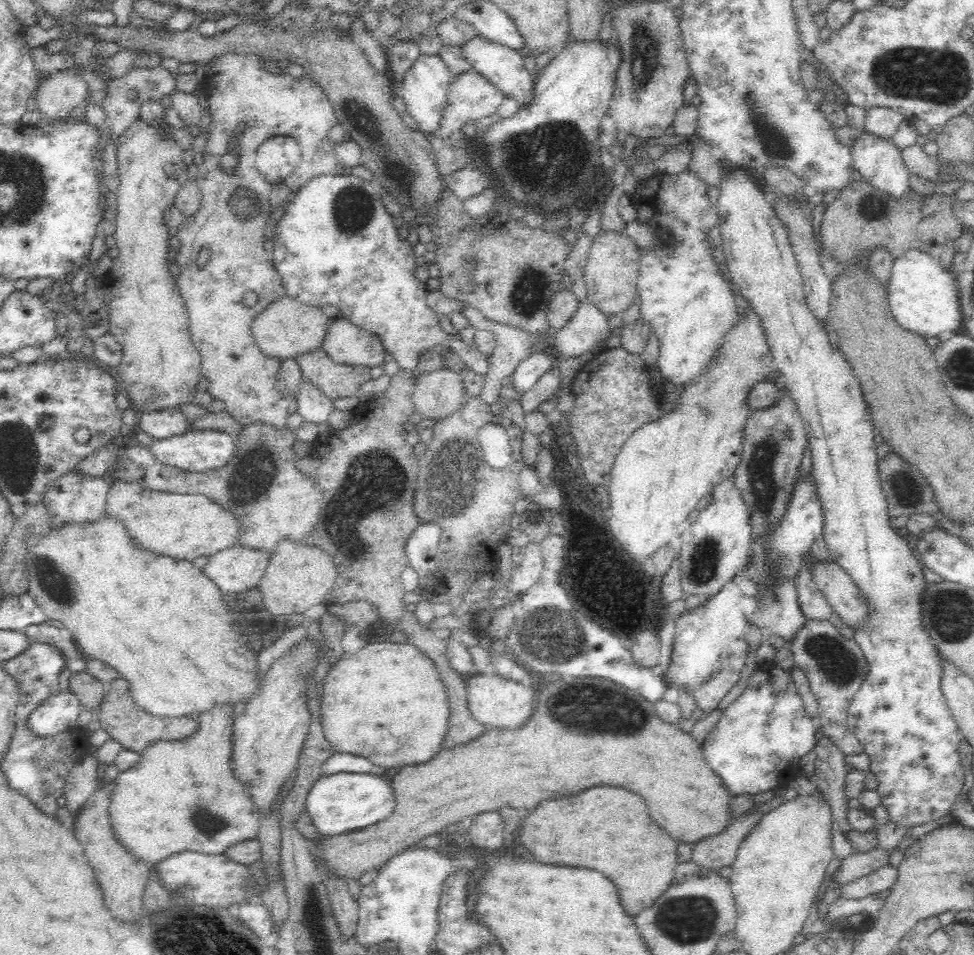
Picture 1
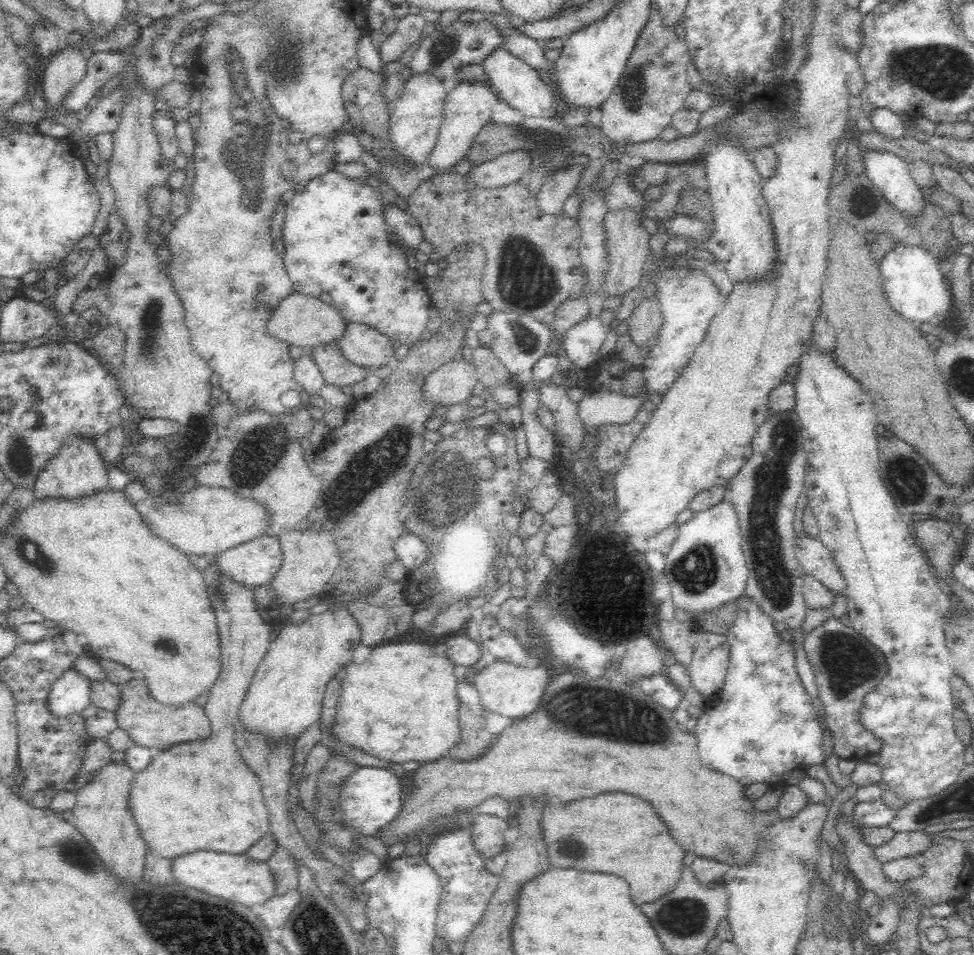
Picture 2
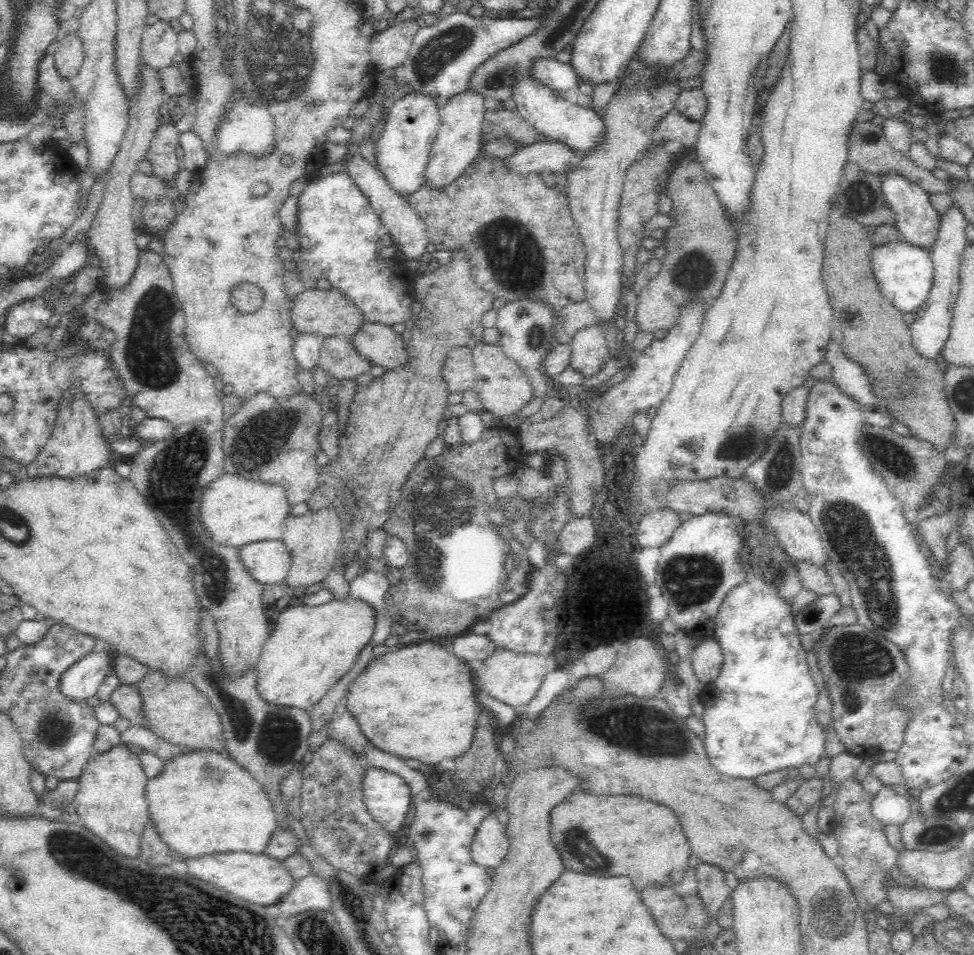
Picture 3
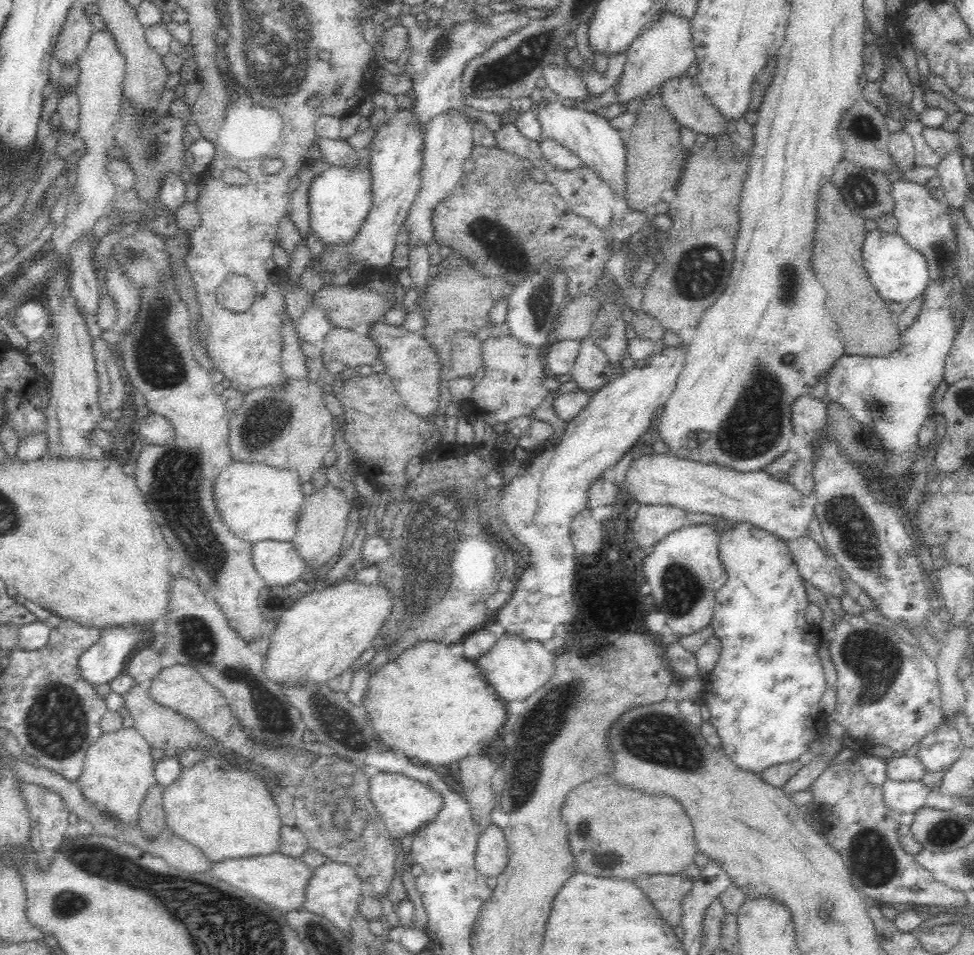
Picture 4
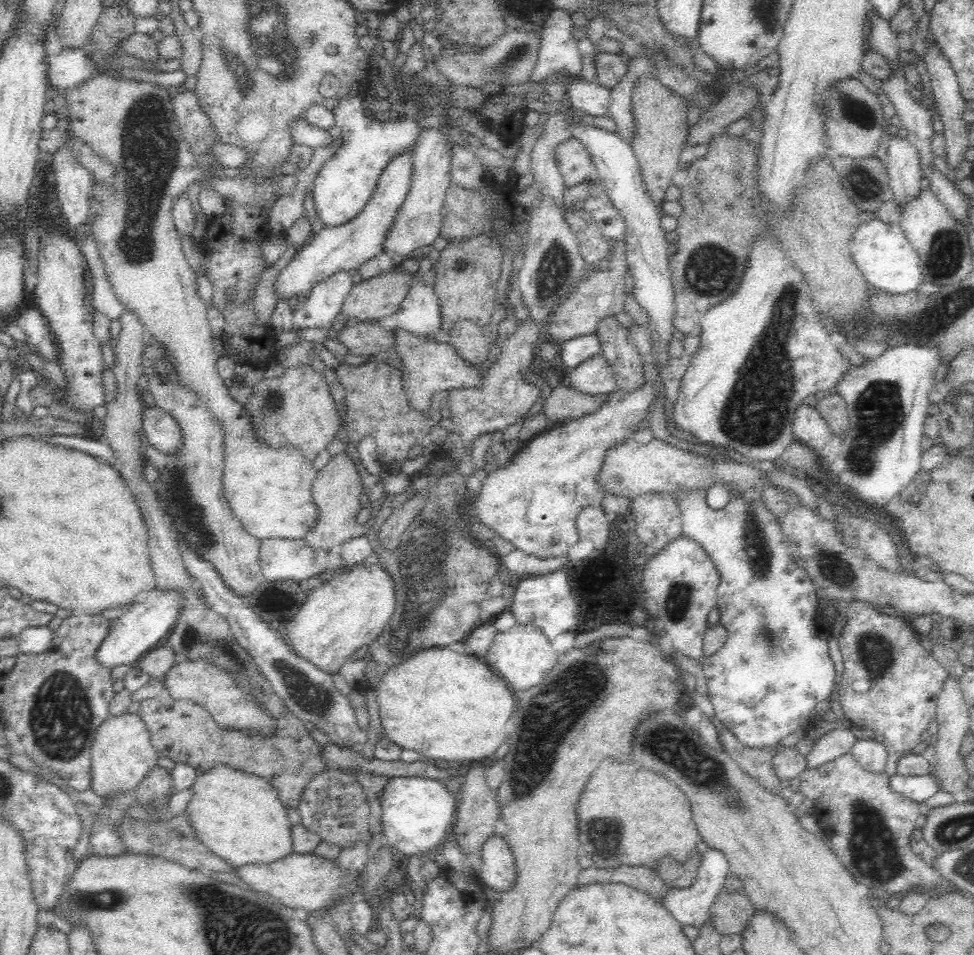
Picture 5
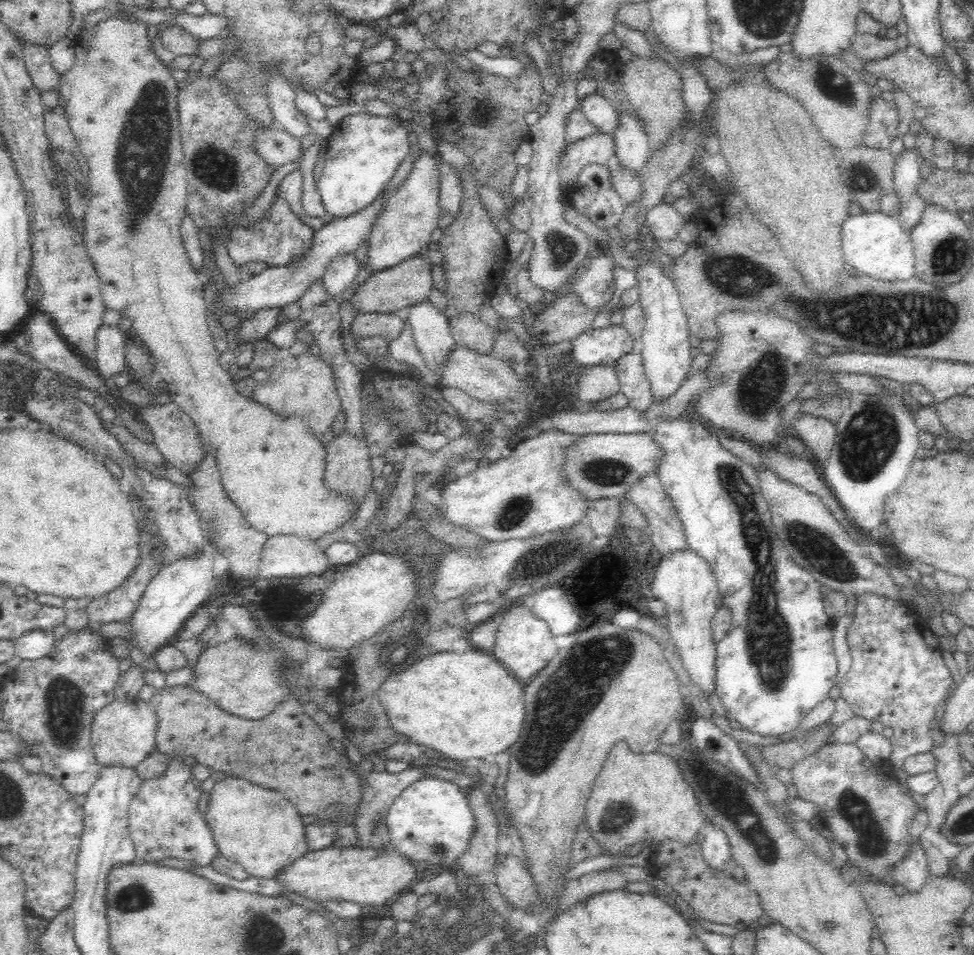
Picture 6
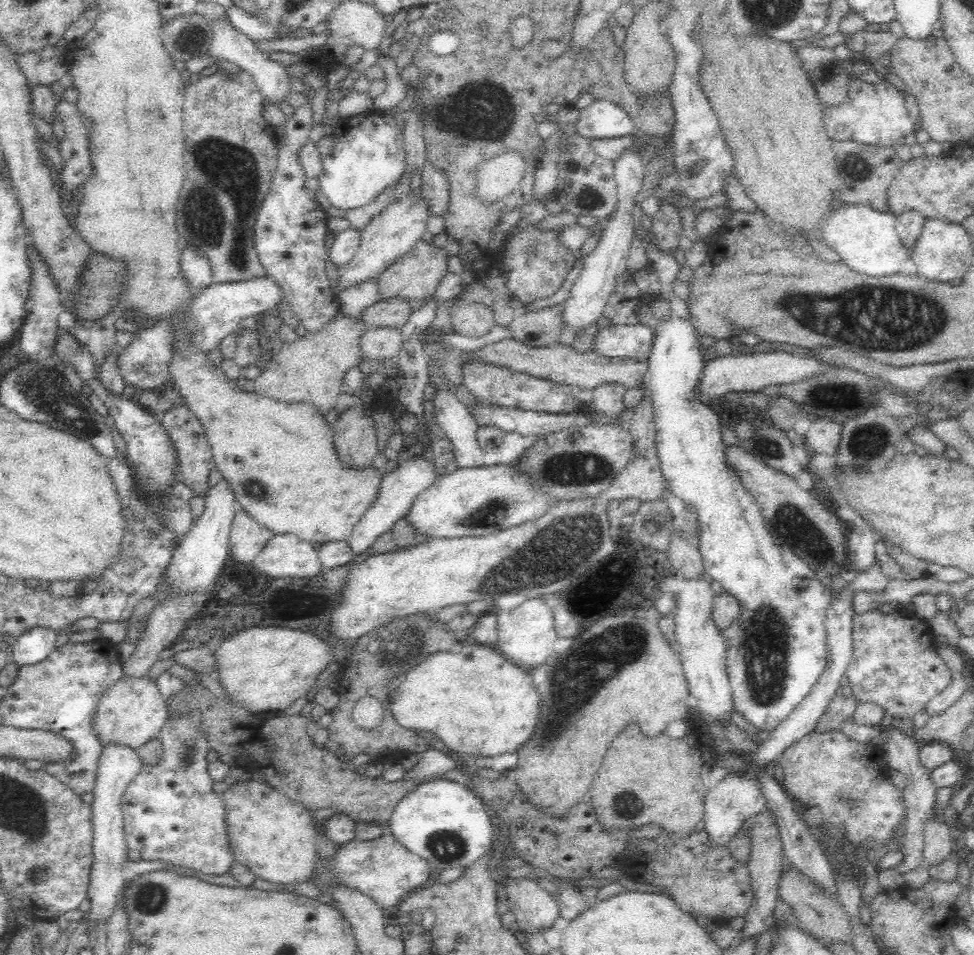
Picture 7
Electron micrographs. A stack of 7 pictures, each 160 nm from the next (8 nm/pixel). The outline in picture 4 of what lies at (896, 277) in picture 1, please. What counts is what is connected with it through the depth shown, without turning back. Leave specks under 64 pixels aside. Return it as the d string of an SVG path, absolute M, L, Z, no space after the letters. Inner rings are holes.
M878 227L876 230L868 231L860 248L861 262L864 262L863 266L870 276L870 282L878 288L878 294L882 298L904 302L902 305L905 305L914 298L922 296L926 290L929 282L927 262L920 252L908 246L897 231L893 233L880 231Z

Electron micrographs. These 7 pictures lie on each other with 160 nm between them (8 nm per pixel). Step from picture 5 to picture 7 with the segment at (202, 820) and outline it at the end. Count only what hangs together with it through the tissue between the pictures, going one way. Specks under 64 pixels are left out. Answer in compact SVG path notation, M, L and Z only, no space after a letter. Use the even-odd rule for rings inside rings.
M238 782L222 793L228 805L228 837L234 857L262 880L277 884L309 882L317 872L317 834L311 811L261 782Z

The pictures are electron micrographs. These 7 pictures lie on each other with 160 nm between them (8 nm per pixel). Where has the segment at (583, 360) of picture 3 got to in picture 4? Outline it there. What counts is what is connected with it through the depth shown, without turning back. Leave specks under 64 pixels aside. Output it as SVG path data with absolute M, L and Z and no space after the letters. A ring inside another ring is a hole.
M589 336L582 339L580 352L569 374L578 388L591 393L607 386L616 377L605 354Z

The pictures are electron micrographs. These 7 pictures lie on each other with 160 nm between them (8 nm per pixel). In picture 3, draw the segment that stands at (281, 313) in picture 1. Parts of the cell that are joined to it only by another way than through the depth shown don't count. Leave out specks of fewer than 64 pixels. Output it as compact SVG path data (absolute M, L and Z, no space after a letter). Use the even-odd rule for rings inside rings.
M309 287L306 292L302 292L290 310L291 323L298 327L298 332L310 332L320 334L324 337L330 335L344 335L352 337L366 323L364 311L356 305L356 301L344 291L331 287L330 290L319 290L315 287Z

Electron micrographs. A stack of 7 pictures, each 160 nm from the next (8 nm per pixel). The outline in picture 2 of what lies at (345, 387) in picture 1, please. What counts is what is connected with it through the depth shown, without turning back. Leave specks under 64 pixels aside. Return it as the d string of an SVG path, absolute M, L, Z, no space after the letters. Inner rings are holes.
M337 342L322 343L310 348L326 383L340 387L354 385L372 371L367 366L350 362Z

